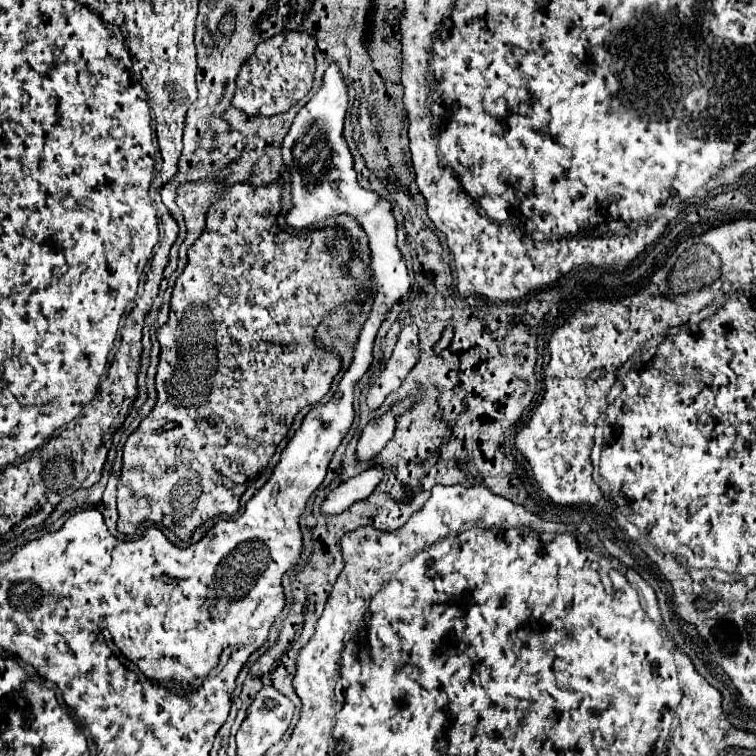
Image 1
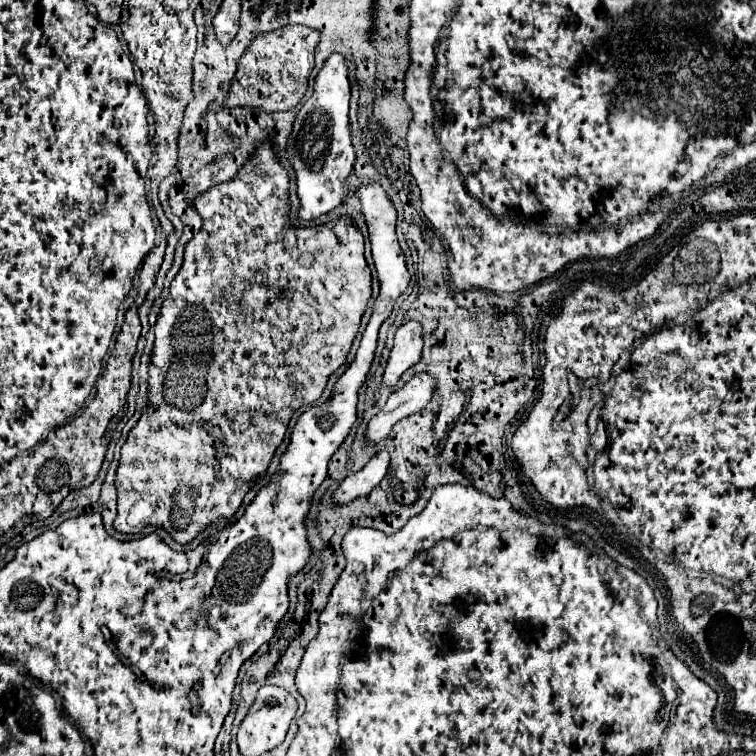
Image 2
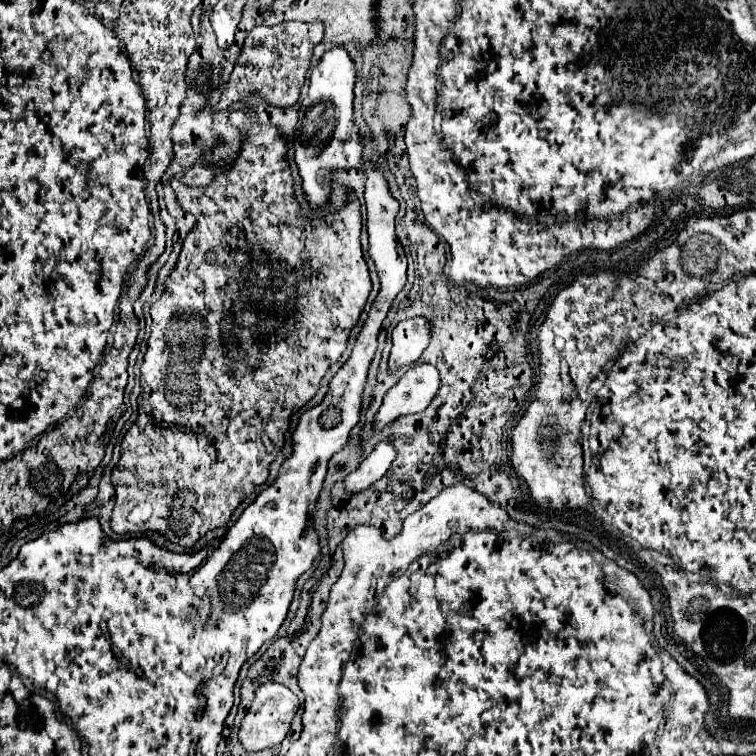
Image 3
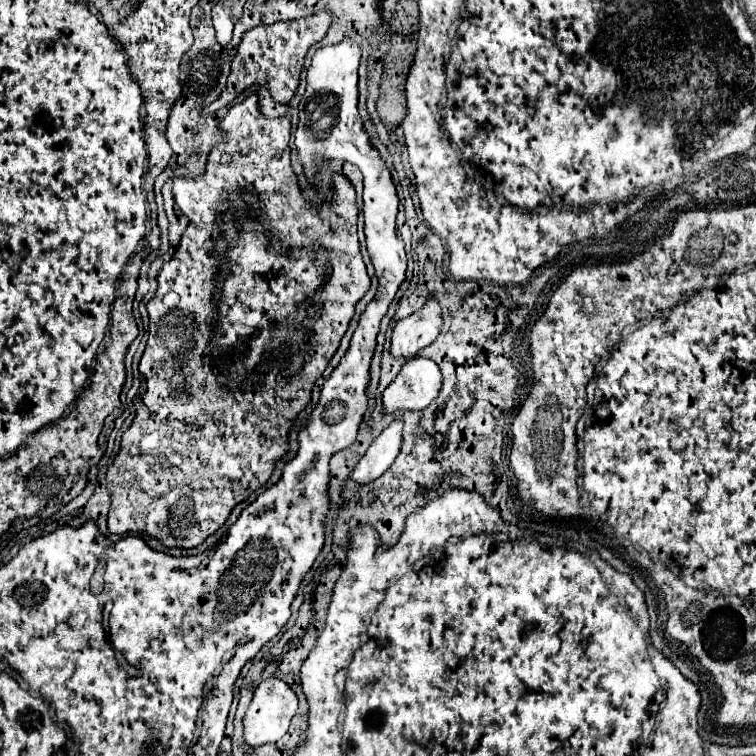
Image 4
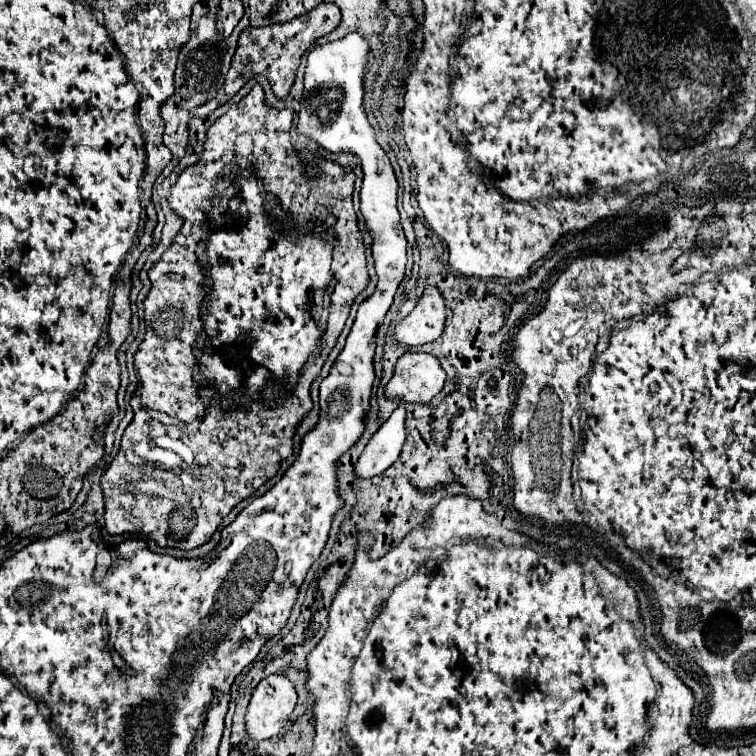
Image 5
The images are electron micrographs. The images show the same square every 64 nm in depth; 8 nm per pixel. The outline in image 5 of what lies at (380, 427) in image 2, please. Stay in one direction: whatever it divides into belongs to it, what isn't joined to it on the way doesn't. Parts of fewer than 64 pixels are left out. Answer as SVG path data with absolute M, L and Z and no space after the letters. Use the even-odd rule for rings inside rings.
M404 352L396 362L392 380L386 384L386 396L398 398L402 402L422 402L424 404L442 390L444 380L446 380L446 372L440 366L440 360L436 356L424 354L424 352Z

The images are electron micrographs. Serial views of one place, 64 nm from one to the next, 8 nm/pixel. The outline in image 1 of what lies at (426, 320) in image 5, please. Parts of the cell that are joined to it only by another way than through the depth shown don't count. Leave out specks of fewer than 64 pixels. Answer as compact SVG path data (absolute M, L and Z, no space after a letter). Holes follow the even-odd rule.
M408 324L400 330L398 342L394 346L390 360L386 362L386 368L382 370L382 374L378 376L378 380L374 382L374 386L368 392L366 402L368 402L370 410L376 410L384 402L384 398L402 384L406 374L418 362L418 354L420 354L418 350L420 350L420 346L418 346L418 326Z

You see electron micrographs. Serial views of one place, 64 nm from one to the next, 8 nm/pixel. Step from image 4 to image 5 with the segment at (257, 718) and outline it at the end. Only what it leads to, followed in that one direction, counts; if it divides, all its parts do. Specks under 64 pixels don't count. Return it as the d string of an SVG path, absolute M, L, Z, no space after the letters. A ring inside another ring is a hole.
M270 674L254 688L248 712L246 730L254 740L266 740L284 728L296 706L296 690L288 676Z

